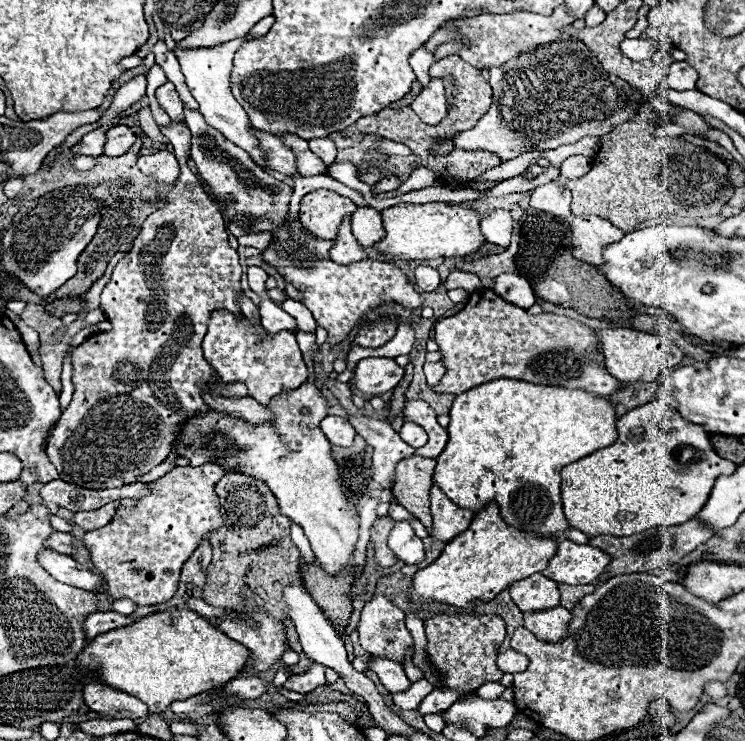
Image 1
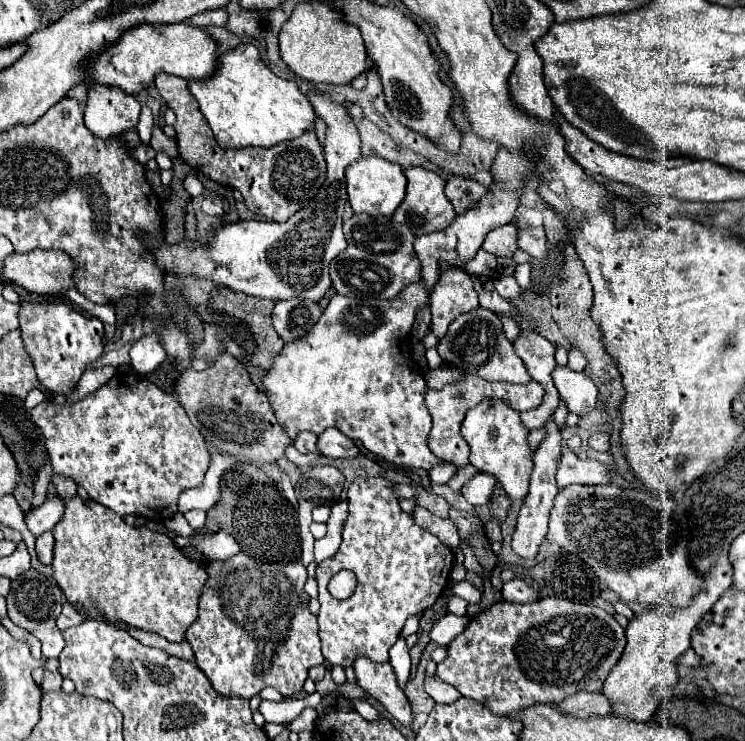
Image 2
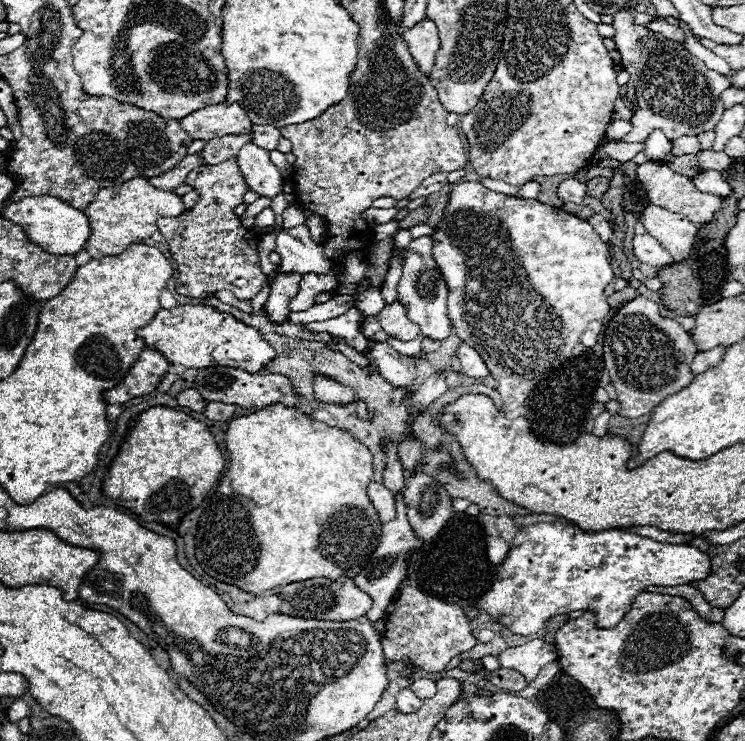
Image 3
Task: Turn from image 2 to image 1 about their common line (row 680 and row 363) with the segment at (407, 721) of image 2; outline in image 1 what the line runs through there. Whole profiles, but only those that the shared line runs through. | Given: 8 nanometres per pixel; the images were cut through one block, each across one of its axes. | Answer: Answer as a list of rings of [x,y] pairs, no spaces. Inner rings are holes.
[[[364,358],[356,366],[354,386],[364,394],[384,394],[392,390],[404,376],[404,368],[400,368],[394,358]]]

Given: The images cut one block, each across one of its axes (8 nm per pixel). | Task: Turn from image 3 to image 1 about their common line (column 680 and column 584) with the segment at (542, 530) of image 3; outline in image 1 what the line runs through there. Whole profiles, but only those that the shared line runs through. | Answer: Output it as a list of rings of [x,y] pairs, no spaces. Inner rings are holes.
[[[570,540],[560,542],[560,554],[556,554],[548,568],[542,570],[544,576],[556,580],[558,584],[582,586],[596,584],[598,576],[610,564],[610,556],[588,544],[574,544]]]

